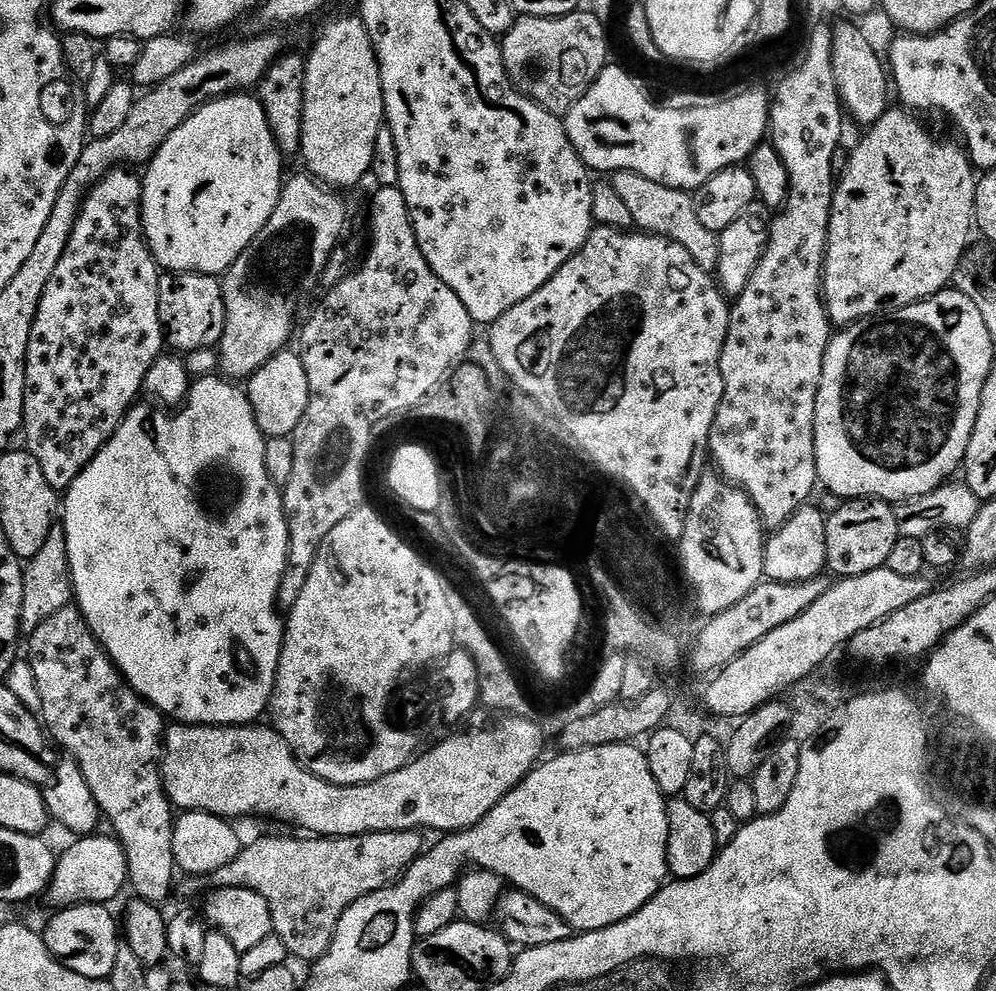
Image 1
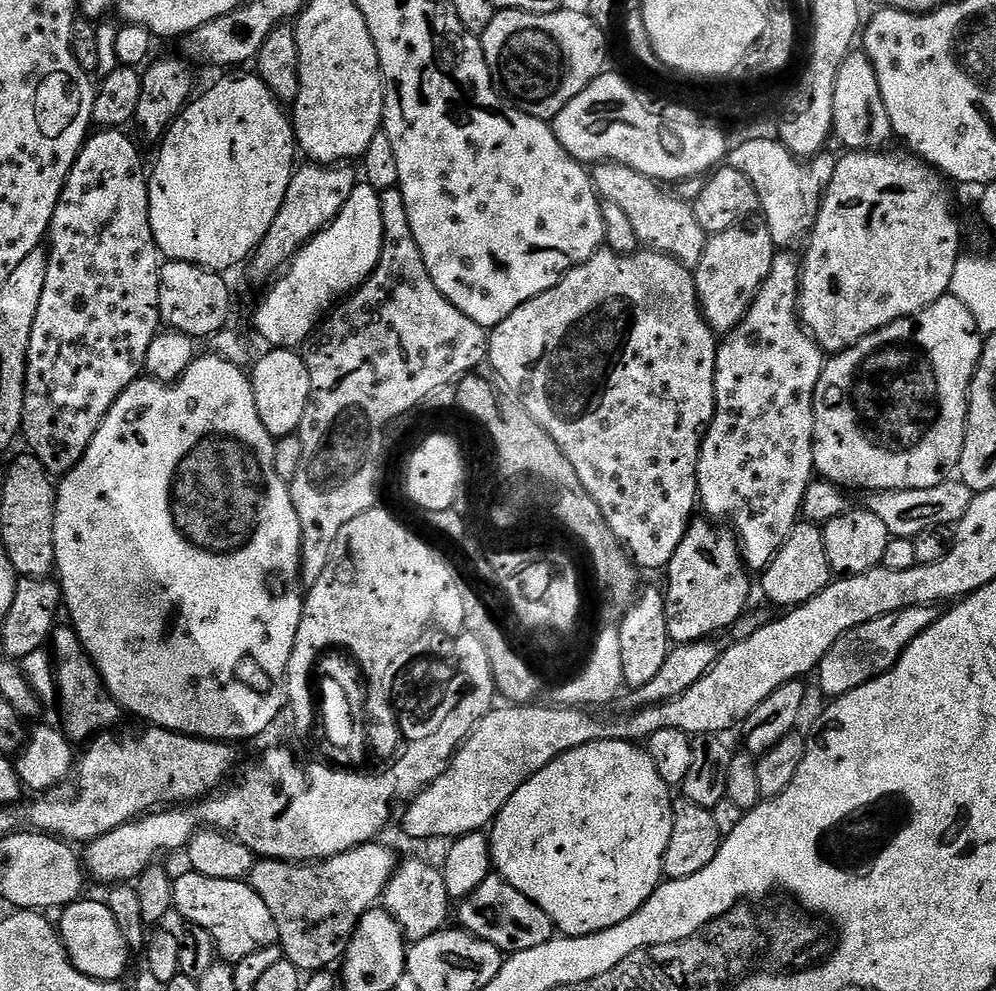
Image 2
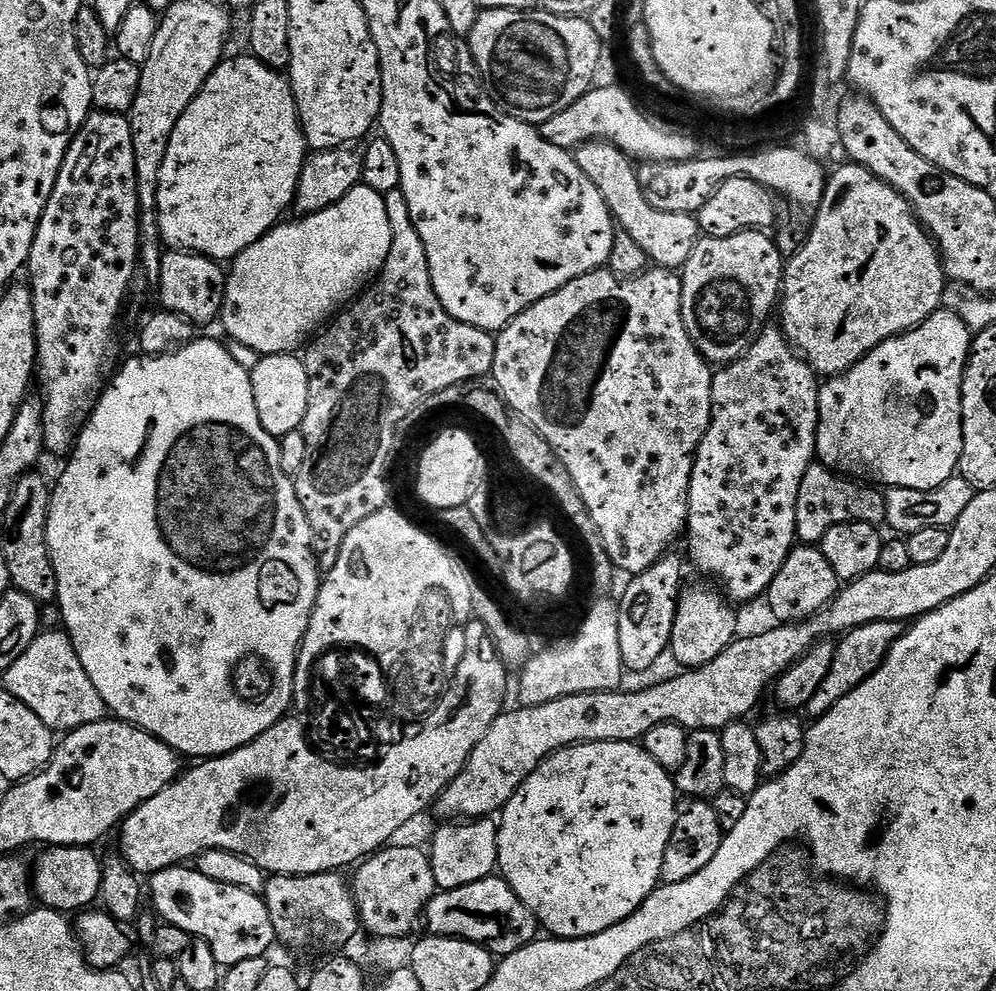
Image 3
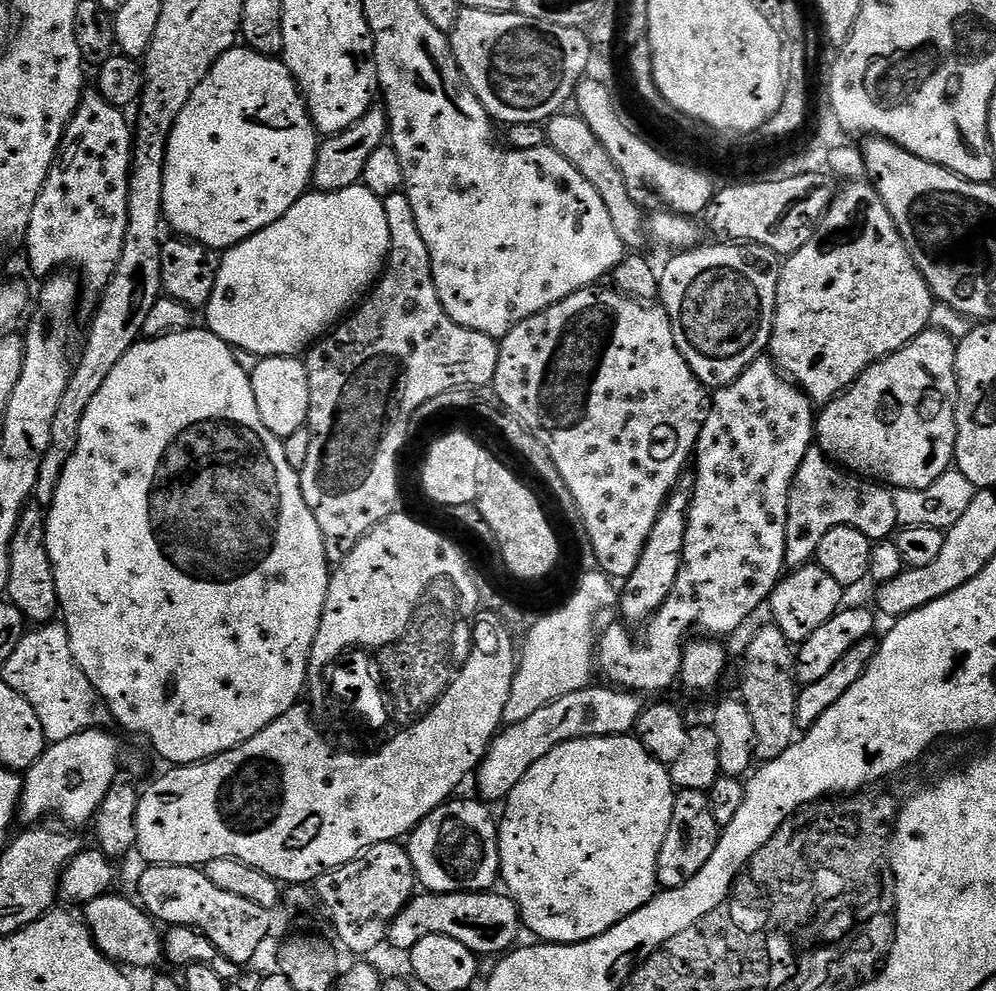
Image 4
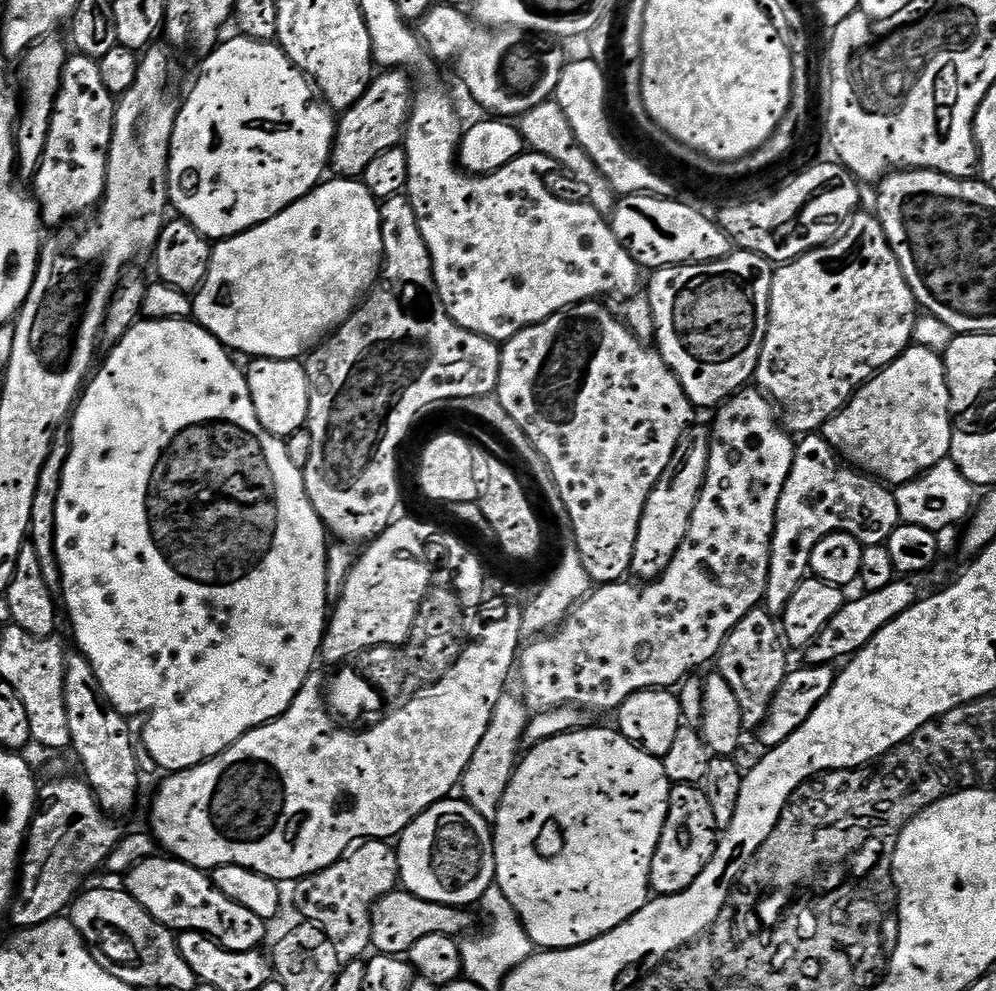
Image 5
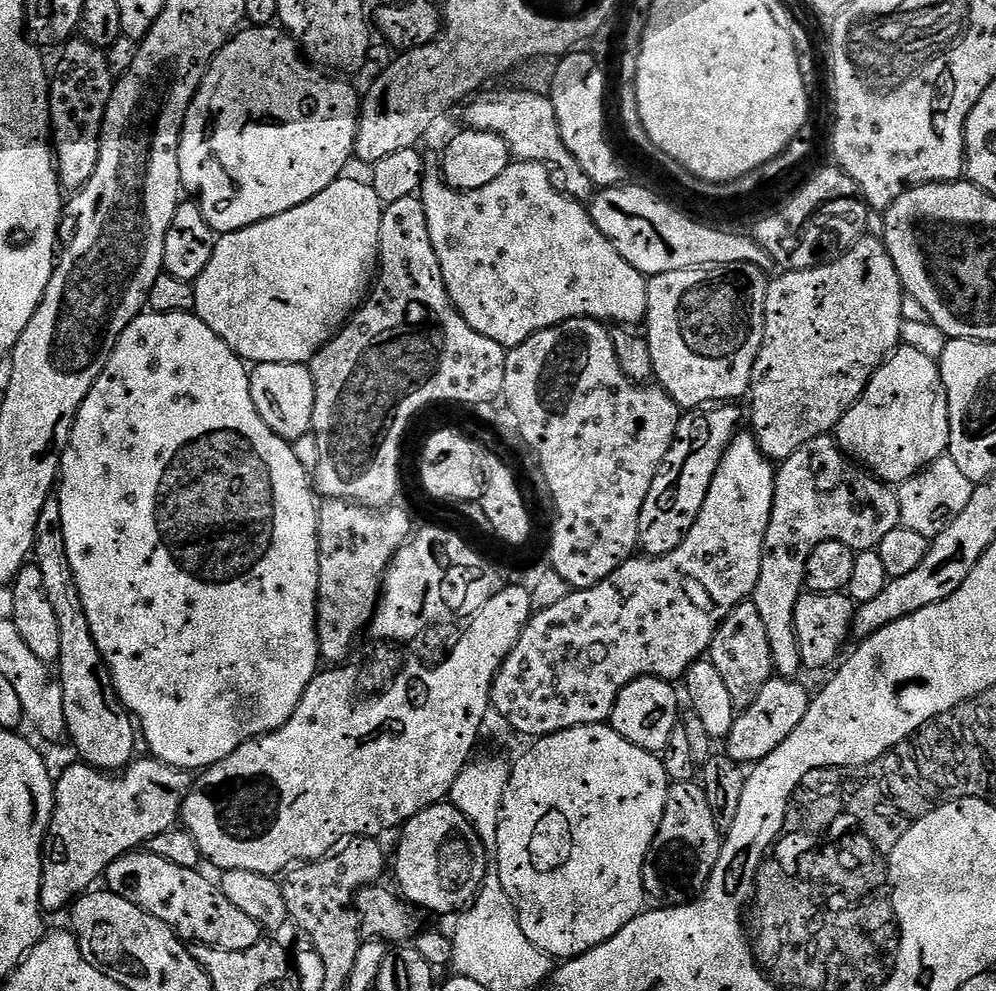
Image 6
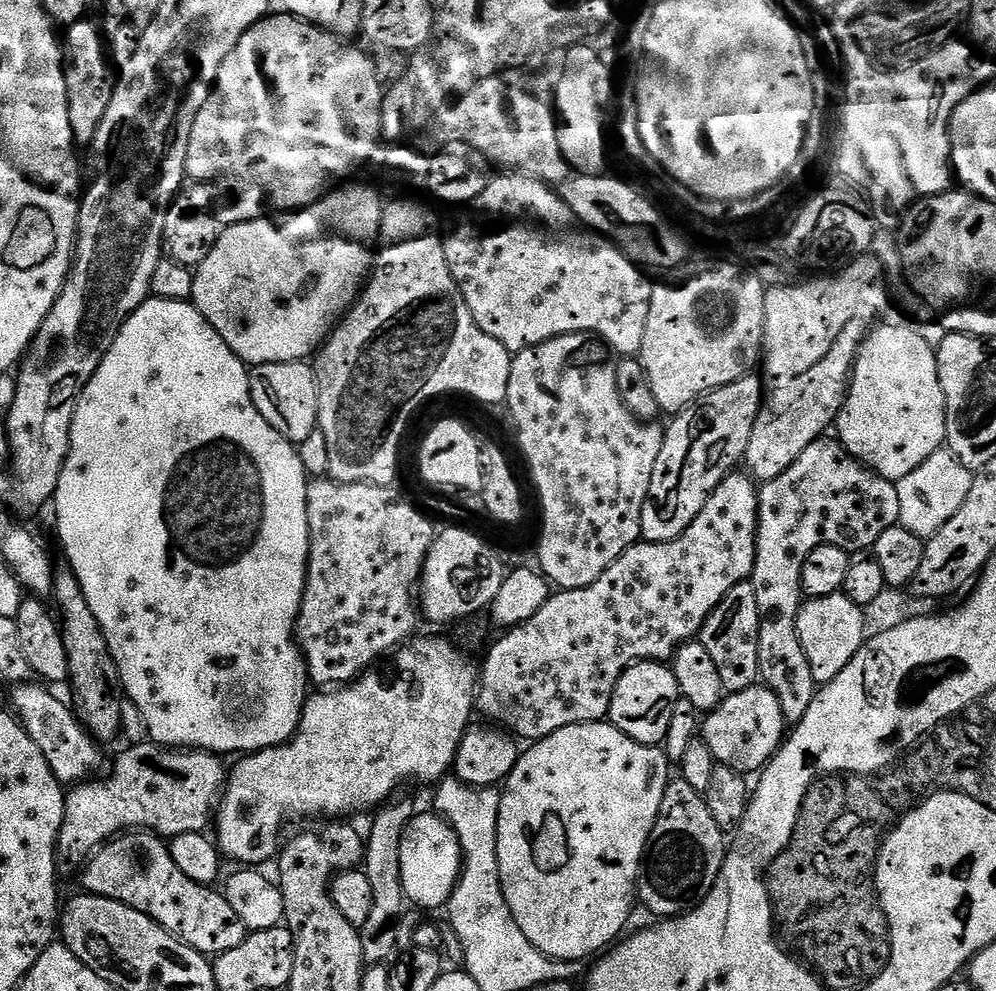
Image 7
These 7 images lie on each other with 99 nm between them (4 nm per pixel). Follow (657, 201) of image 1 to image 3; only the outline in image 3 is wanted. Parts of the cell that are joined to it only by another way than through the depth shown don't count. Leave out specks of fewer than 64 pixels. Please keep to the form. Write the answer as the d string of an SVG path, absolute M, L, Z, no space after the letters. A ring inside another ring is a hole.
M591 140L589 144L581 144L574 155L582 174L598 186L598 194L606 202L613 221L619 231L630 234L642 250L646 250L649 261L657 268L669 270L683 269L684 263L694 254L694 246L702 239L700 223L693 214L666 214L654 210L650 202L642 194L642 188L636 178L633 161L618 146L608 144L605 140Z

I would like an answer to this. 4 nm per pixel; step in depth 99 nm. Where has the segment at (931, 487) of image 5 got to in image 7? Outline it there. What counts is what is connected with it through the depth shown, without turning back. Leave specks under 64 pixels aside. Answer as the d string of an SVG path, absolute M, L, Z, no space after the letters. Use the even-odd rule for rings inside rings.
M947 450L930 454L918 470L910 470L906 478L896 484L898 490L898 506L900 507L899 527L910 530L910 534L927 538L938 534L958 510L962 510L962 502L966 502L966 494L970 494L973 469L962 466L962 462Z

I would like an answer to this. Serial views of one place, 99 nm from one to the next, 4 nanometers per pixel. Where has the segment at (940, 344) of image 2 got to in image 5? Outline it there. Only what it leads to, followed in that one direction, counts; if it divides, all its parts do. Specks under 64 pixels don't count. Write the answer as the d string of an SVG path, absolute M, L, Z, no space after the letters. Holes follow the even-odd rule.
M909 346L894 363L886 365L856 389L852 401L837 416L831 416L825 422L822 434L837 456L849 465L889 486L899 486L916 479L923 472L929 472L938 466L938 462L949 459L953 419L943 355L929 348Z

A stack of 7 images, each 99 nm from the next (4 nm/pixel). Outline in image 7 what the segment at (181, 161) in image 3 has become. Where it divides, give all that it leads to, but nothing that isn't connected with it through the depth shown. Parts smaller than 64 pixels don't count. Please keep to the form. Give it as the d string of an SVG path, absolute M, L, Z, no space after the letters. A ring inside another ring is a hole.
M269 14L259 20L253 28L246 30L246 34L242 34L238 46L230 50L230 58L222 62L222 70L218 70L216 85L208 95L208 101L198 110L198 118L194 118L194 130L190 130L190 146L186 154L187 175L193 181L207 182L219 191L221 188L225 192L224 205L219 205L218 208L218 220L224 226L261 219L267 213L264 212L267 208L272 214L288 214L316 203L333 185L340 182L335 180L340 180L343 176L350 175L355 168L362 167L375 154L376 143L381 143L382 140L380 115L385 89L382 84L380 88L380 76L376 73L375 62L362 49L355 48L352 42L345 42L341 37L325 32L323 28L317 28L316 25L309 24L307 20L300 20L297 16L283 15Z

